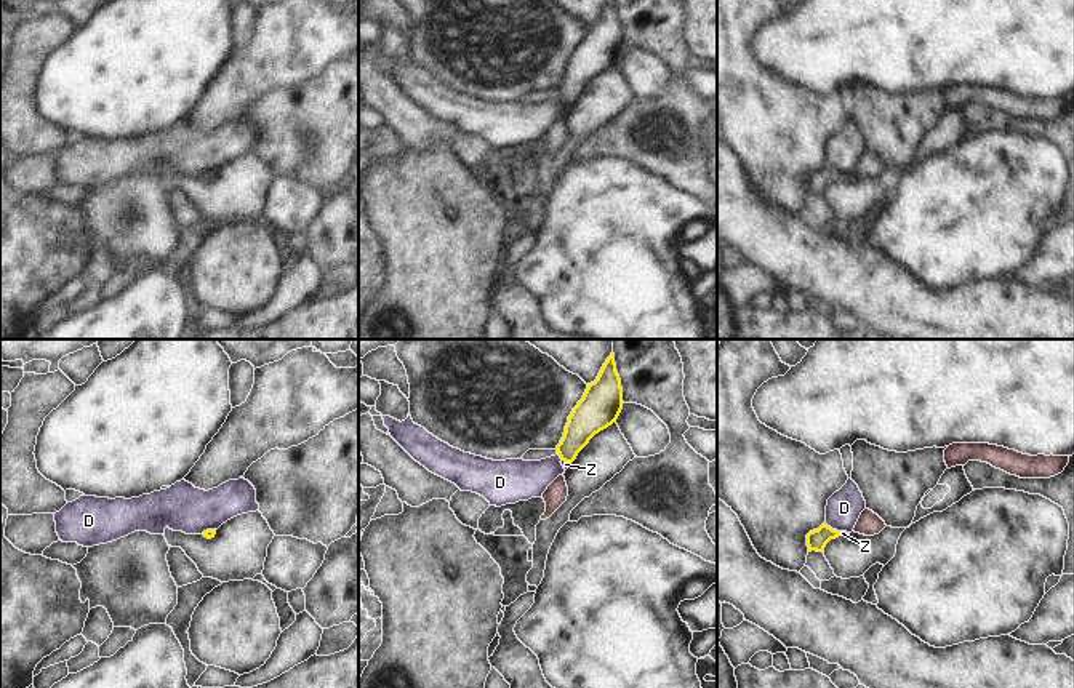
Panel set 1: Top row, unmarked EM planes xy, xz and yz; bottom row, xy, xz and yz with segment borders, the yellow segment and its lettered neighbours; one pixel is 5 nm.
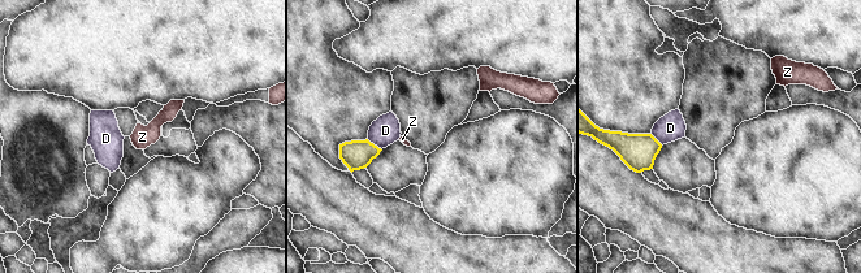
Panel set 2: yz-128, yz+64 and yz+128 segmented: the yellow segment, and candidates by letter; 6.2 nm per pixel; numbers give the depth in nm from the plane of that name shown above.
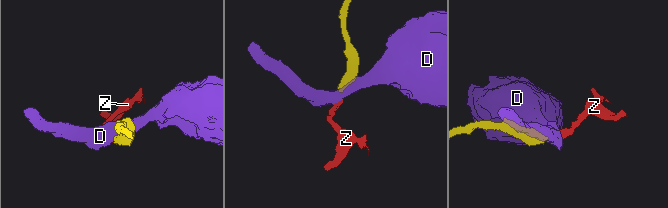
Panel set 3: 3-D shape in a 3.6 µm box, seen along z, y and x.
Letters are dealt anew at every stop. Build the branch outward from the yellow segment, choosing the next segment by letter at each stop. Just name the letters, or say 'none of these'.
Z

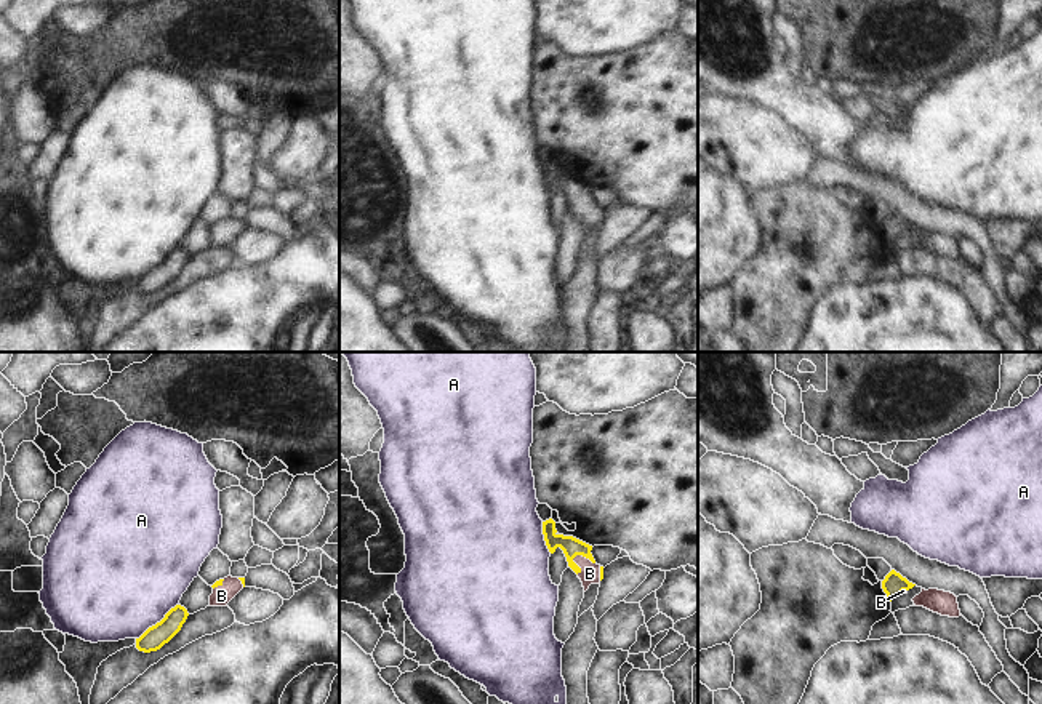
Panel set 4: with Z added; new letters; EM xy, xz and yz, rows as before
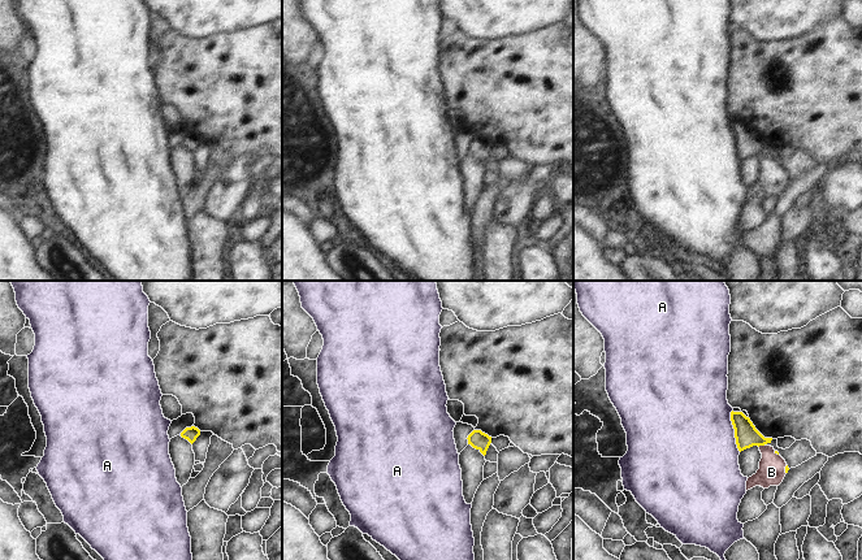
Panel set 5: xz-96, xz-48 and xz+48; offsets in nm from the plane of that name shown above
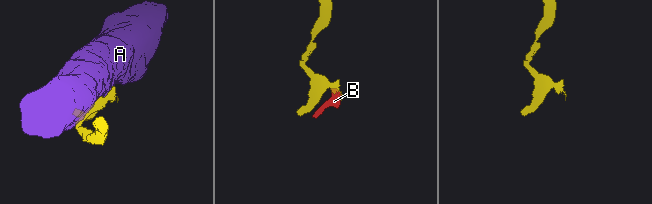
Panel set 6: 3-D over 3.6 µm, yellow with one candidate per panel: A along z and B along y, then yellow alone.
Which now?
B

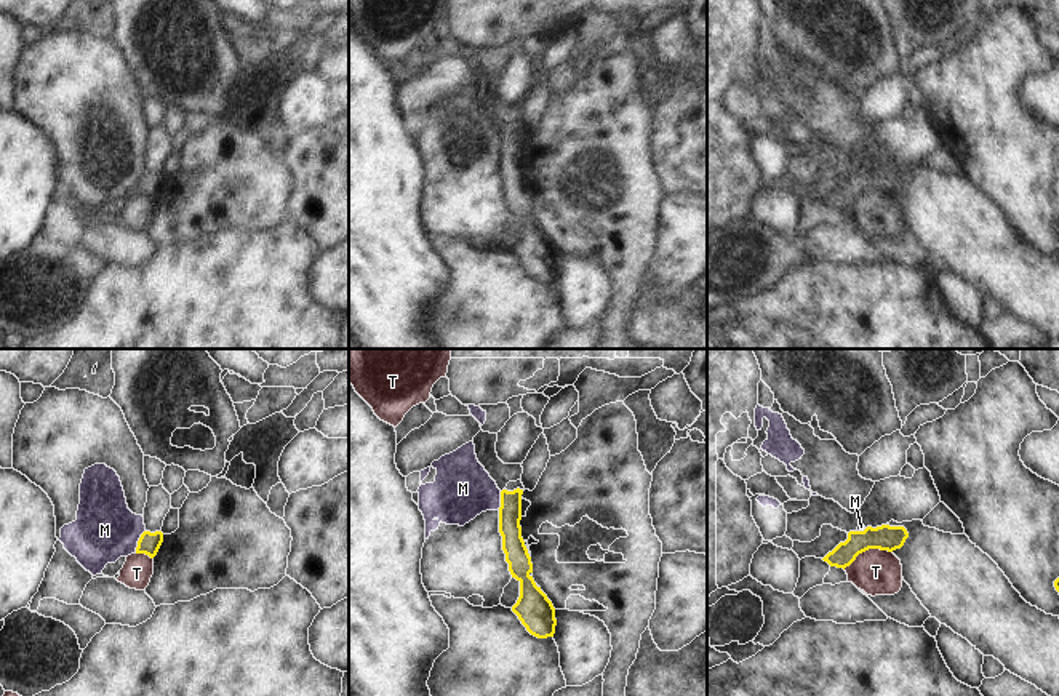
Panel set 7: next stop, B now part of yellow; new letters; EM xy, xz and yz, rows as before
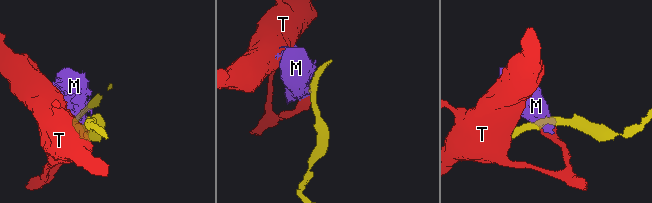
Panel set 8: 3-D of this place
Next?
none of these

